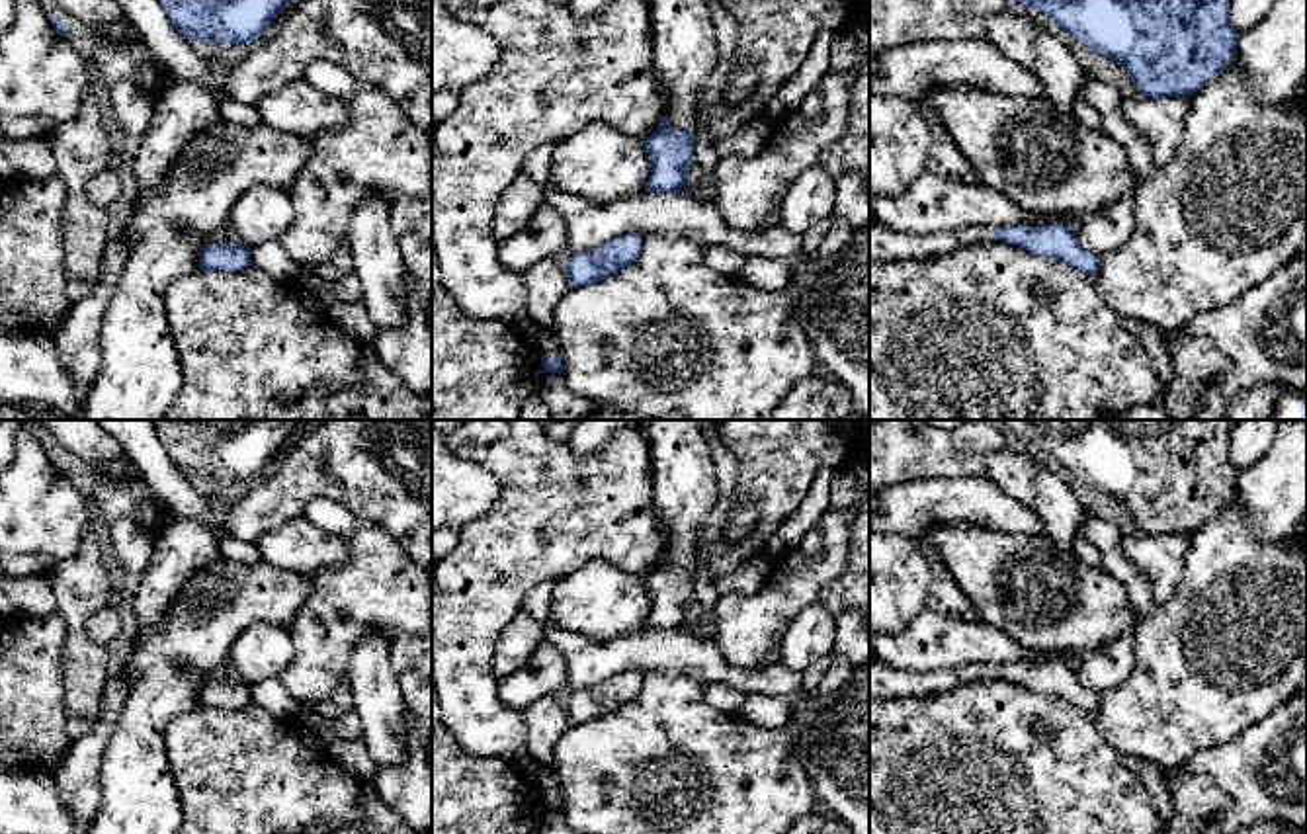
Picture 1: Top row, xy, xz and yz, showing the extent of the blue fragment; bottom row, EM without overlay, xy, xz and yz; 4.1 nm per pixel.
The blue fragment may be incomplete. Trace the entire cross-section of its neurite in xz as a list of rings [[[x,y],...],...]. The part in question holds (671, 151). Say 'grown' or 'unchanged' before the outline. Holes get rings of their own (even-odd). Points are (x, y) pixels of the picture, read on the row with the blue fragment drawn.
grown; [[[649,0],[653,14],[653,59],[656,82],[668,102],[668,117],[658,123],[645,146],[651,160],[647,191],[680,193],[694,156],[694,125],[699,84],[717,61],[717,35],[705,0]]]

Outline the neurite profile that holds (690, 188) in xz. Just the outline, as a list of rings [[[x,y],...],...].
[[[692,160],[686,168],[686,176],[684,176],[684,184],[682,184],[680,193],[690,197],[690,199],[701,201],[701,197],[699,197],[701,178],[703,178],[703,170],[701,170],[699,162]]]

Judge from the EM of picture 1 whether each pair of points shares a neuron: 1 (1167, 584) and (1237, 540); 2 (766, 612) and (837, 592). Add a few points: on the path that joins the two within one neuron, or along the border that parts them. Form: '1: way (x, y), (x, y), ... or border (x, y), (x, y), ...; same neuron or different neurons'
1: border (1190, 534), (1177, 592), (1157, 606); different neurons
2: border (846, 561), (844, 573), (827, 584), (817, 600); different neurons

